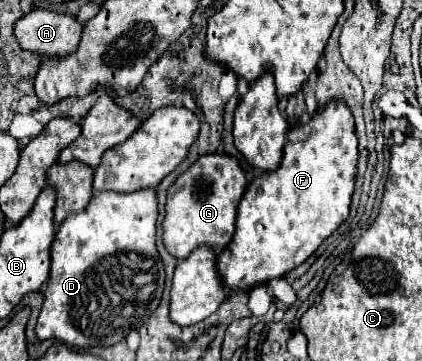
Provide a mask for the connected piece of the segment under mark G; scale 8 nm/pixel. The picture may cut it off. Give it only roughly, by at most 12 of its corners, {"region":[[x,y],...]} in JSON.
{"region":[[237,158],[195,160],[167,192],[165,250],[227,248],[247,178]]}

